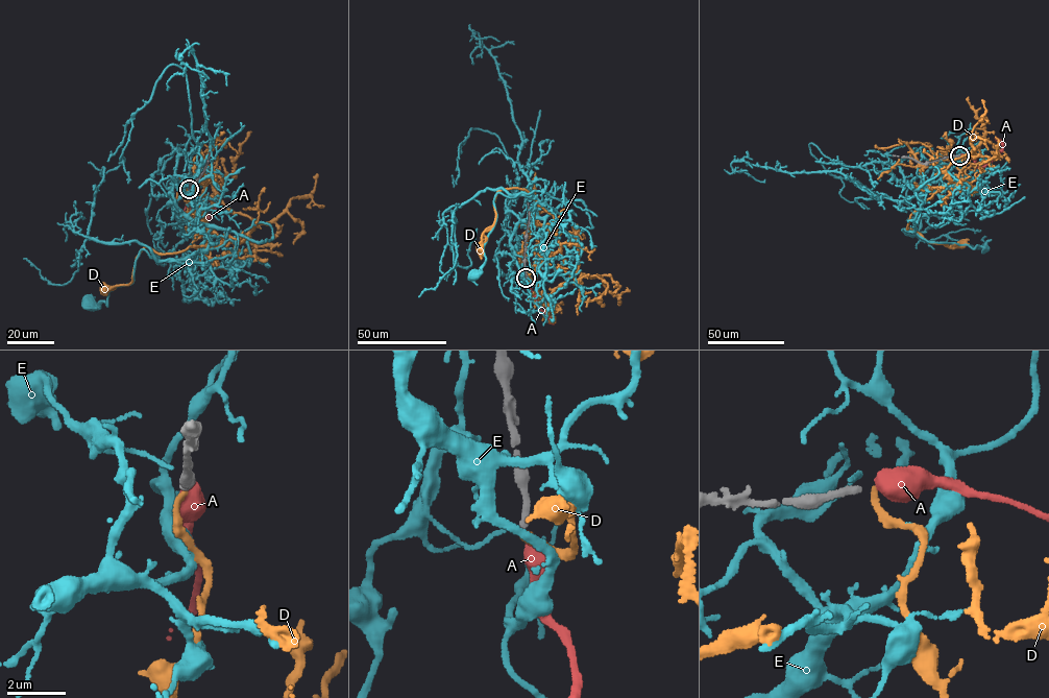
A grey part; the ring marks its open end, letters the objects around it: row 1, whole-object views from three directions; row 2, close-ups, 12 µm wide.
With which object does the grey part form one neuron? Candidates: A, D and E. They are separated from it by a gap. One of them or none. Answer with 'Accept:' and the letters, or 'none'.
Accept: A

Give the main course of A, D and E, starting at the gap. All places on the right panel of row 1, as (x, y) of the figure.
A: (960, 154), (971, 158), (975, 166), (983, 167), (1002, 148), (1001, 141), (995, 138)
D: (960, 155), (970, 166), (960, 170), (958, 187), (944, 185), (906, 229), (931, 242), (960, 244)
E: (959, 154), (954, 158), (957, 164), (949, 172), (923, 188), (916, 229), (909, 230), (928, 241), (985, 247)

